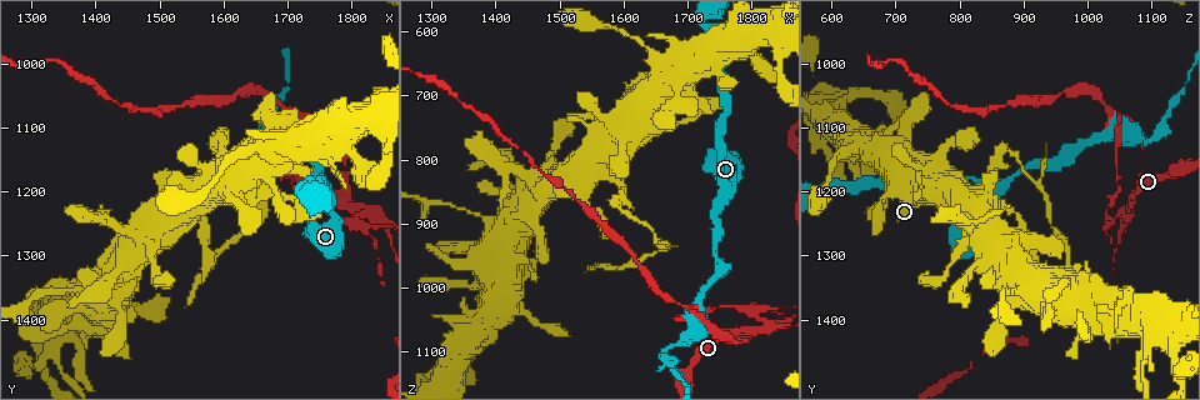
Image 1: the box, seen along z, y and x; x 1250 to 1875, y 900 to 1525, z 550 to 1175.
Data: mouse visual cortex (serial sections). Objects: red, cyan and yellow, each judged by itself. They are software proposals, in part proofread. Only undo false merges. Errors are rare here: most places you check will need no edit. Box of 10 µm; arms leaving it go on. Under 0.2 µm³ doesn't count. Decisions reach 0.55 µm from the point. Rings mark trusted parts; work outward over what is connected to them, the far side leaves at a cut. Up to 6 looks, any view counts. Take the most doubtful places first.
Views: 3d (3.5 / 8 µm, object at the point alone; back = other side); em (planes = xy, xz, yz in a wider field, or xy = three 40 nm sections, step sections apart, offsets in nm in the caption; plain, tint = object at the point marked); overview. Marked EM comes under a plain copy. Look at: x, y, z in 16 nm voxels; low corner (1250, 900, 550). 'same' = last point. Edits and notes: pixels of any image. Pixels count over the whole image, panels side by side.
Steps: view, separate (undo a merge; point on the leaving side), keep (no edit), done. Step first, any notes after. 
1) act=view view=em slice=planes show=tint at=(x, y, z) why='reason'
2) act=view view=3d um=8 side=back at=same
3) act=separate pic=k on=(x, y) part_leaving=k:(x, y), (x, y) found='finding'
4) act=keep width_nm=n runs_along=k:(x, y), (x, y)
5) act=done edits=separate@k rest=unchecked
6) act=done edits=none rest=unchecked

act=view view=3d um=3.5 at=(1825, 1235, 1060) why='thick turns thin'

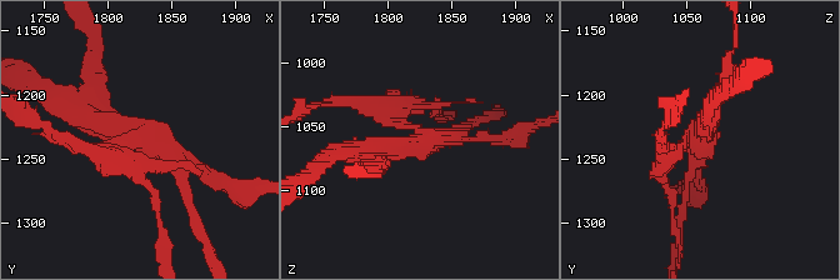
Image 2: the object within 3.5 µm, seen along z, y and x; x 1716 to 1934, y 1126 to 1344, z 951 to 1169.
act=view view=em slice=xy step=1 show=tint at=(1826, 1234, 1058) why='shape alone is not enough'

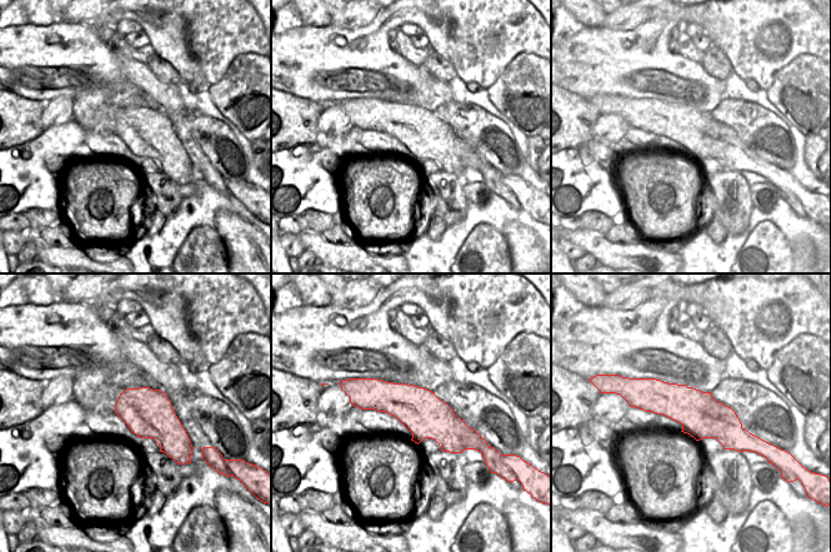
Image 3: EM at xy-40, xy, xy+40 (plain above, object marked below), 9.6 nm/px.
act=view view=em slice=xy step=2 show=tint at=same why='another direction'

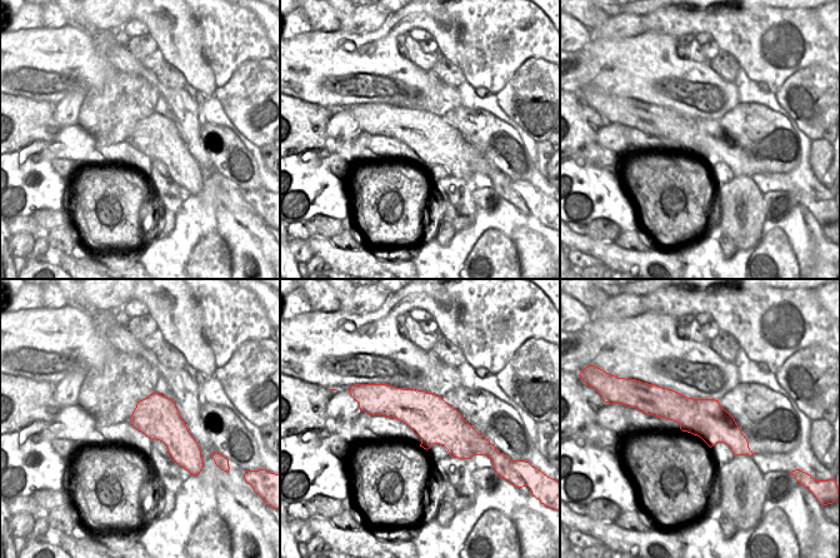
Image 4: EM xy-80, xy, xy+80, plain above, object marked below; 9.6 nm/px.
act=separate pic=2 on=(128, 163) width_nm=420 border=4:(398, 399), (408, 407), (448, 405) found='two cells meet here'

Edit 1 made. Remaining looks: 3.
act=view view=3d um=3.5 at=(1670, 1125, 1100) why='a narrow waist'

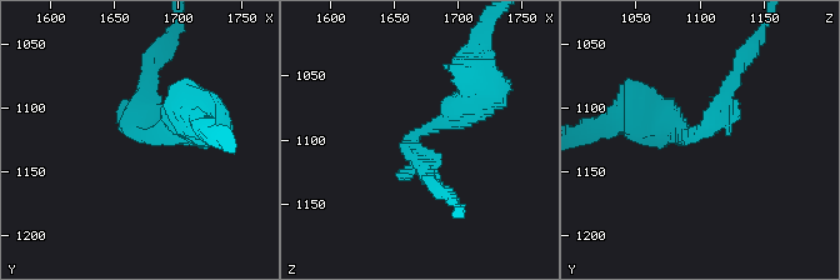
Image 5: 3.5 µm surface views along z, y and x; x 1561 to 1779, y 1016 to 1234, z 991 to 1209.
act=view view=em slice=xy step=5 show=tint at=(1668, 1124, 1096) arm_widths_nm=200,500

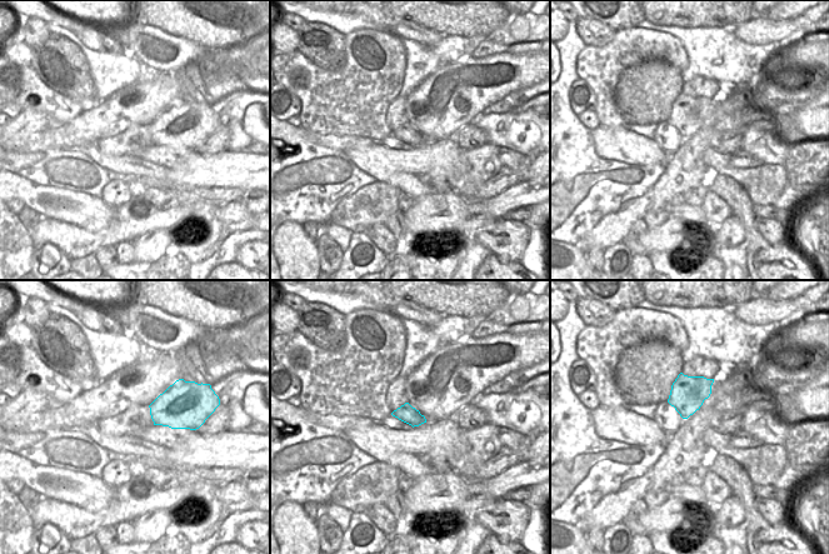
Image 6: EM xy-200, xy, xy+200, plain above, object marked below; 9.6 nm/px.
act=view view=em slice=xy step=1 show=tint at=same

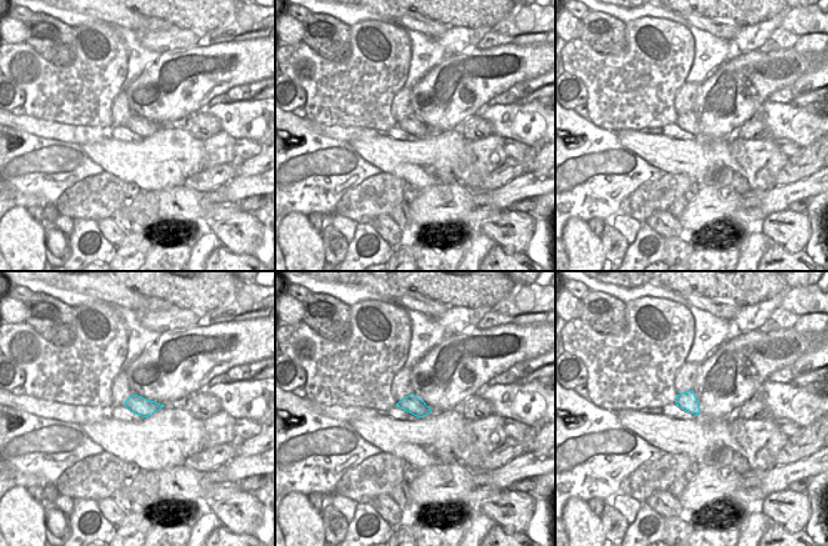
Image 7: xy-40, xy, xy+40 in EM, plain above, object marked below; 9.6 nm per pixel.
act=keep runs_along=5:(479, 90), (414, 138), (429, 176) found='one cell here'

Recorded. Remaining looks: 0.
act=done edits=separate@2 rest=unchecked

